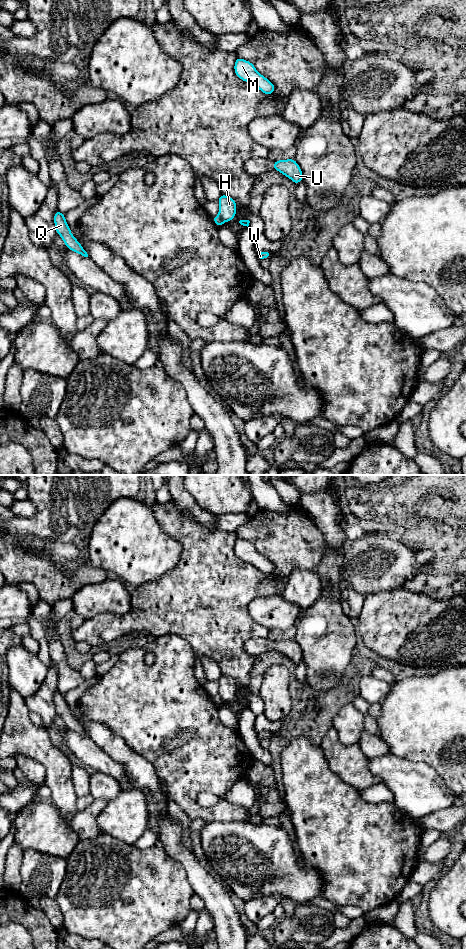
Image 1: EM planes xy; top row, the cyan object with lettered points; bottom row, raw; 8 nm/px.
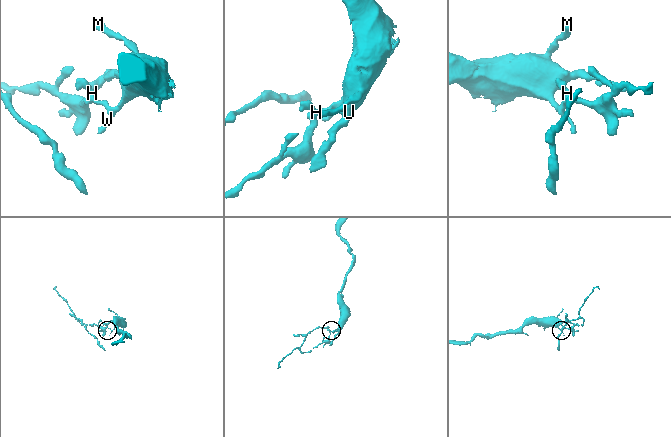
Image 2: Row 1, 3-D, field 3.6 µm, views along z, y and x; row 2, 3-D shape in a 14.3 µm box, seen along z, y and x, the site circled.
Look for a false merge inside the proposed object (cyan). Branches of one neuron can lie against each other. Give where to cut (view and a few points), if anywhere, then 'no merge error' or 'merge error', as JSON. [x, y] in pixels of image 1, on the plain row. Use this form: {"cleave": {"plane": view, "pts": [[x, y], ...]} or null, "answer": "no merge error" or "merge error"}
{"cleave": {"plane": "xy", "pts": [[219, 694], [225, 701]]}, "answer": "merge error"}

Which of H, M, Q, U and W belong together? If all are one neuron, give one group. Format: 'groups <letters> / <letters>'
groups H M U W / Q

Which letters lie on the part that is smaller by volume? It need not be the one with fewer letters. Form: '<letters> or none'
Q

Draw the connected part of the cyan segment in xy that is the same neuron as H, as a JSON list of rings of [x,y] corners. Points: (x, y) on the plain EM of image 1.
[[[221,674],[218,679],[219,695],[225,702],[231,701],[236,696],[236,682],[233,678]]]

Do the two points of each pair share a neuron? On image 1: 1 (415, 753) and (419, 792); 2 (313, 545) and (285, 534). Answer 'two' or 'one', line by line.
1: two
2: one

